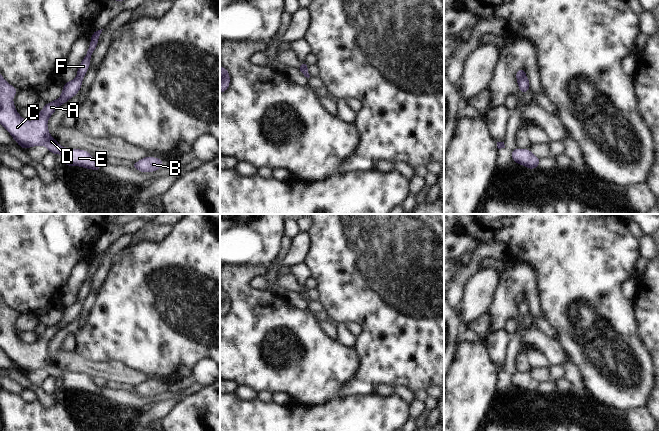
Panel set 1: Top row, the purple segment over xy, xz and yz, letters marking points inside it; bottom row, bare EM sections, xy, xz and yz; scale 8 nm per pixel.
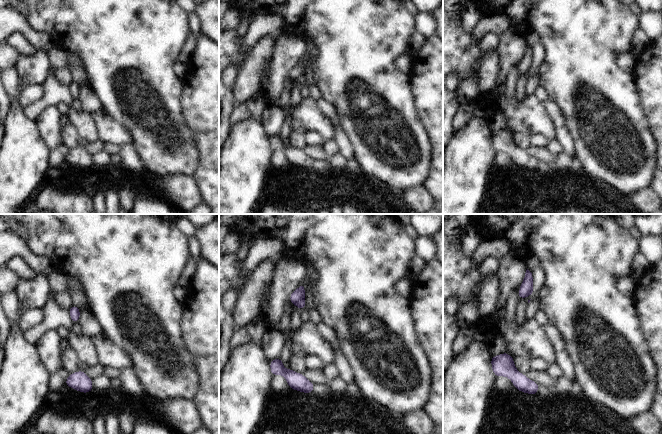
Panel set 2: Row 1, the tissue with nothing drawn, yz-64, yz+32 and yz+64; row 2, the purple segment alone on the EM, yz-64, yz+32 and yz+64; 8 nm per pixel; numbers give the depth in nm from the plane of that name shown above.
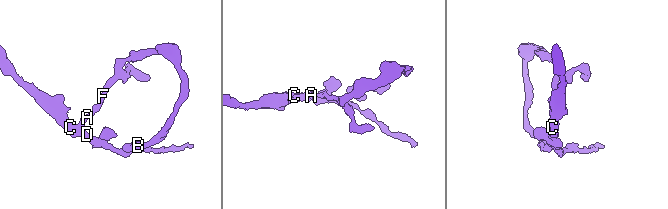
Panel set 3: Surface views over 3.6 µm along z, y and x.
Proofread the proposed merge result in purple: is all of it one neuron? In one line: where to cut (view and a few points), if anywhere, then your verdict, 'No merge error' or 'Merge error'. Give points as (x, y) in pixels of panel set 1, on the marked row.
Split along yz (525, 76), (518, 80). Merge error

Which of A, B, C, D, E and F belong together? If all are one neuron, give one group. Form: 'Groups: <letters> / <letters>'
Groups: A C D E / B F

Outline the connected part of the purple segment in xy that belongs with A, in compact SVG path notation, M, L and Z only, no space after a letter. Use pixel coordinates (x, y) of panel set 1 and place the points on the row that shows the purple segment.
M0 73L0 124L10 133L16 143L23 149L39 145L46 146L48 152L61 154L65 166L78 166L85 169L101 171L101 163L91 156L89 151L62 147L48 131L47 122L56 109L65 104L80 91L84 77L75 77L66 81L61 96L41 109L33 121L23 119L14 106L13 97L17 88L10 85Z

